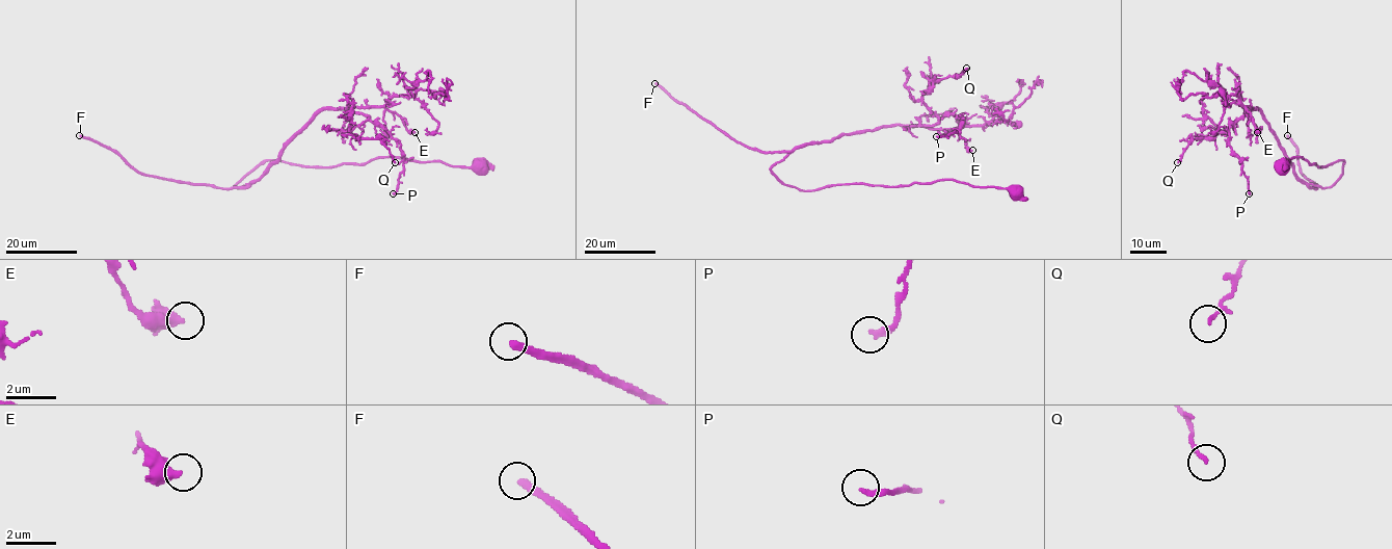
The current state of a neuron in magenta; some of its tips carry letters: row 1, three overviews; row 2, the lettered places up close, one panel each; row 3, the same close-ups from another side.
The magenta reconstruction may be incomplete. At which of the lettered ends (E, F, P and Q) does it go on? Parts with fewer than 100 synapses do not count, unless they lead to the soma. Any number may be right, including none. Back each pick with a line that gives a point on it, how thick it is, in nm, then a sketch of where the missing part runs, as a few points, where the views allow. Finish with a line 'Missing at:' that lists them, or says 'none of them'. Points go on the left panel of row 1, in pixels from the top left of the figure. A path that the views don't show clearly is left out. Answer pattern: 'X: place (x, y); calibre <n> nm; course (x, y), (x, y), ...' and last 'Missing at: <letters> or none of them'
F: place (79, 135); calibre 280 nm; course (79, 135), (18, 119), (2, 82), (229, 78), (295, 107), (309, 140), (287, 144)
Missing at: F

